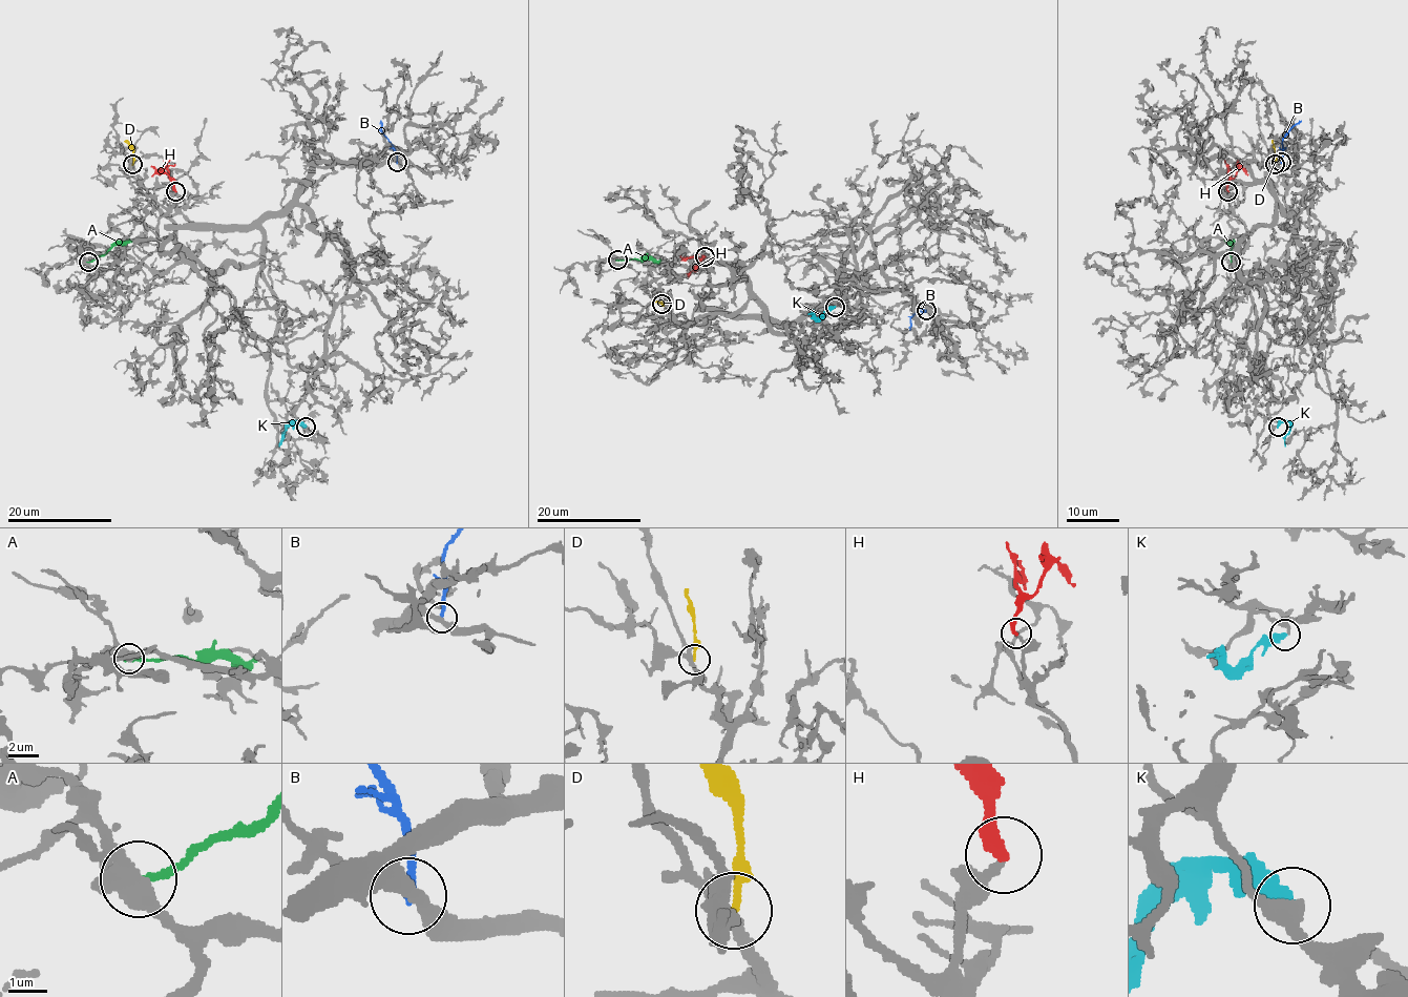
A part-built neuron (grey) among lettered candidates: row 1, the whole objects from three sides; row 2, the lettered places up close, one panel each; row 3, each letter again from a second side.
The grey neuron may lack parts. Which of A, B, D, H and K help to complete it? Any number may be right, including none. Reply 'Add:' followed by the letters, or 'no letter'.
Add: H

